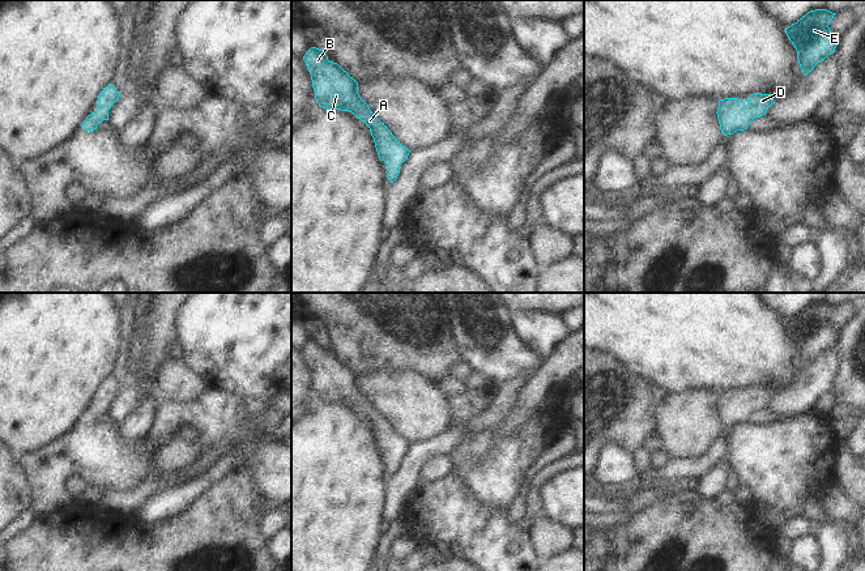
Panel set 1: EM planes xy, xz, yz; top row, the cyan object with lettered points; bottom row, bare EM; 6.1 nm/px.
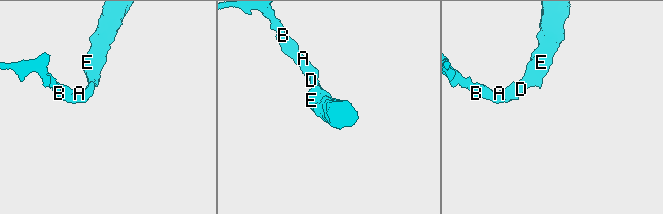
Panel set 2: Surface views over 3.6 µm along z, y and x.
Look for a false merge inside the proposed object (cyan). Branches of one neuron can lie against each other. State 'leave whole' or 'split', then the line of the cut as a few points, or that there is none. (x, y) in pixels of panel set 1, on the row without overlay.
leave whole | no cut

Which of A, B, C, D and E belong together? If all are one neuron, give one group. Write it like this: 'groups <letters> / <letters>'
groups A B C D E

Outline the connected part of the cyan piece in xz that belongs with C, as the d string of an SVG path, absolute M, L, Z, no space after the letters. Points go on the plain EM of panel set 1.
M311 340L303 349L311 367L315 392L325 402L349 404L370 421L380 453L388 463L387 470L393 476L400 466L400 457L408 452L410 443L404 439L370 402L358 387L358 375L337 355L329 354L324 342Z

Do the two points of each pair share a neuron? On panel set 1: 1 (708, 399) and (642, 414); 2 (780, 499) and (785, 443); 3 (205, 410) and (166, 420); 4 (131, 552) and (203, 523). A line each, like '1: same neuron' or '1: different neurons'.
1: different neurons
2: same neuron
3: same neuron
4: same neuron

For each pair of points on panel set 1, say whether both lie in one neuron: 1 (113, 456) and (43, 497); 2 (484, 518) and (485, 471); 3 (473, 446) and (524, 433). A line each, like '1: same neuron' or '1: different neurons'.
1: same neuron
2: different neurons
3: same neuron

